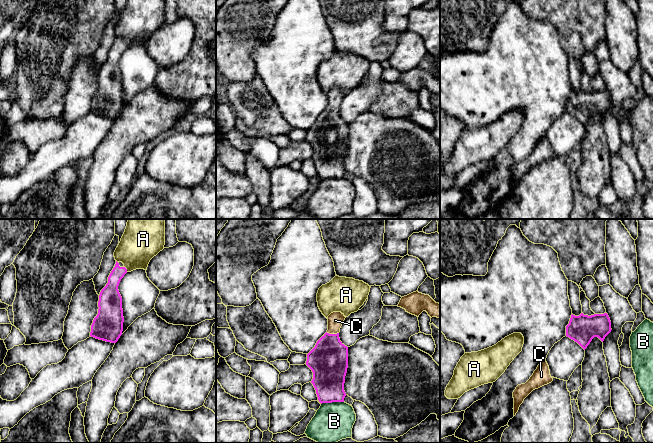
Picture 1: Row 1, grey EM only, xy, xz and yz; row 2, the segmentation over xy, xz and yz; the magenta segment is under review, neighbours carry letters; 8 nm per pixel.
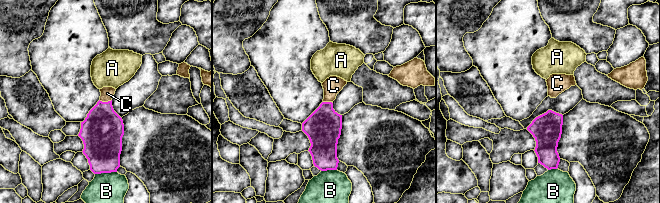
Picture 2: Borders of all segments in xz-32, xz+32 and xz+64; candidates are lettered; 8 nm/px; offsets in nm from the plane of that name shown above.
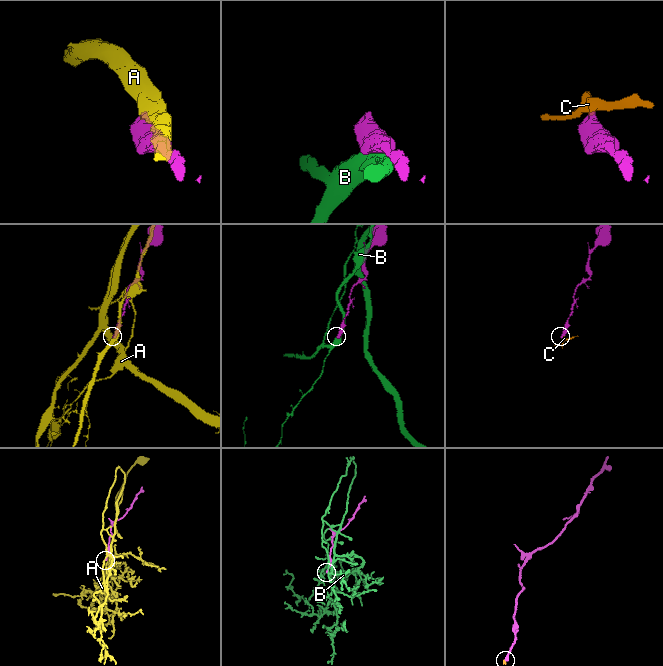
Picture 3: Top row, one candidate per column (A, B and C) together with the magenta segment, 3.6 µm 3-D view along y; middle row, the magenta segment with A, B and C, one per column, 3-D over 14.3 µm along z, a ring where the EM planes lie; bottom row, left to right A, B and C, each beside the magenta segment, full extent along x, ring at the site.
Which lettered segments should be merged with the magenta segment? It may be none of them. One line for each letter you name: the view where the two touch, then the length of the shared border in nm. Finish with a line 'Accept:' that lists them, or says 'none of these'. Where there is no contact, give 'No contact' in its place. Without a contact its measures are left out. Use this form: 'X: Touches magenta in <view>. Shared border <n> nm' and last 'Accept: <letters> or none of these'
C: Touches magenta in xz. Shared border 100 nm
Accept: C

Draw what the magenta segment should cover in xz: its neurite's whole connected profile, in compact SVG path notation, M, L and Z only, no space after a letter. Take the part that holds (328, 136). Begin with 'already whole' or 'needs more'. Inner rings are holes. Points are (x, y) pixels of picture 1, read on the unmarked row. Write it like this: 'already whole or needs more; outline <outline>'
needs more; outline M341 88L328 92L328 106L307 130L306 141L313 148L313 160L319 178L344 178L345 152L348 144L348 123L339 114L345 96Z

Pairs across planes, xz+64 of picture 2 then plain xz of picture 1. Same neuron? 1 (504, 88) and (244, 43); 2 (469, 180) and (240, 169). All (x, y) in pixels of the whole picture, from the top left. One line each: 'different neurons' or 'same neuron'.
1: different neurons
2: different neurons

